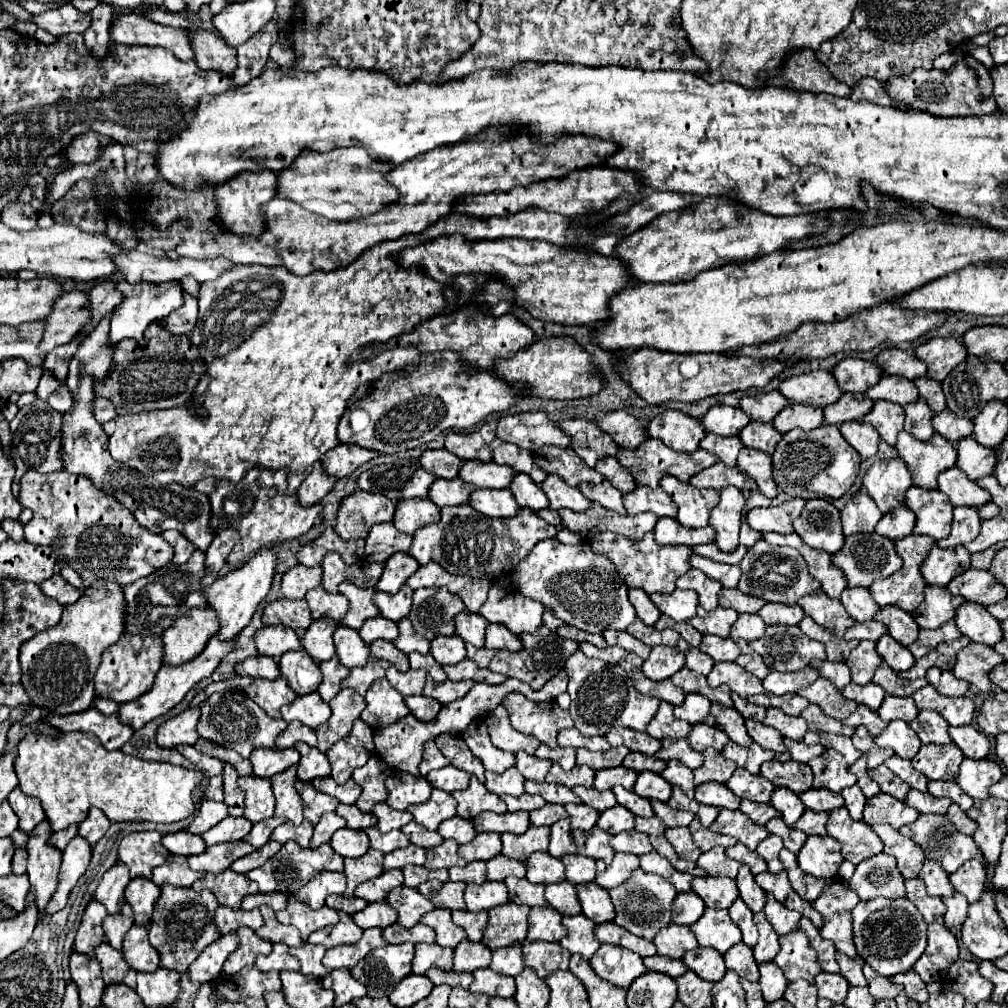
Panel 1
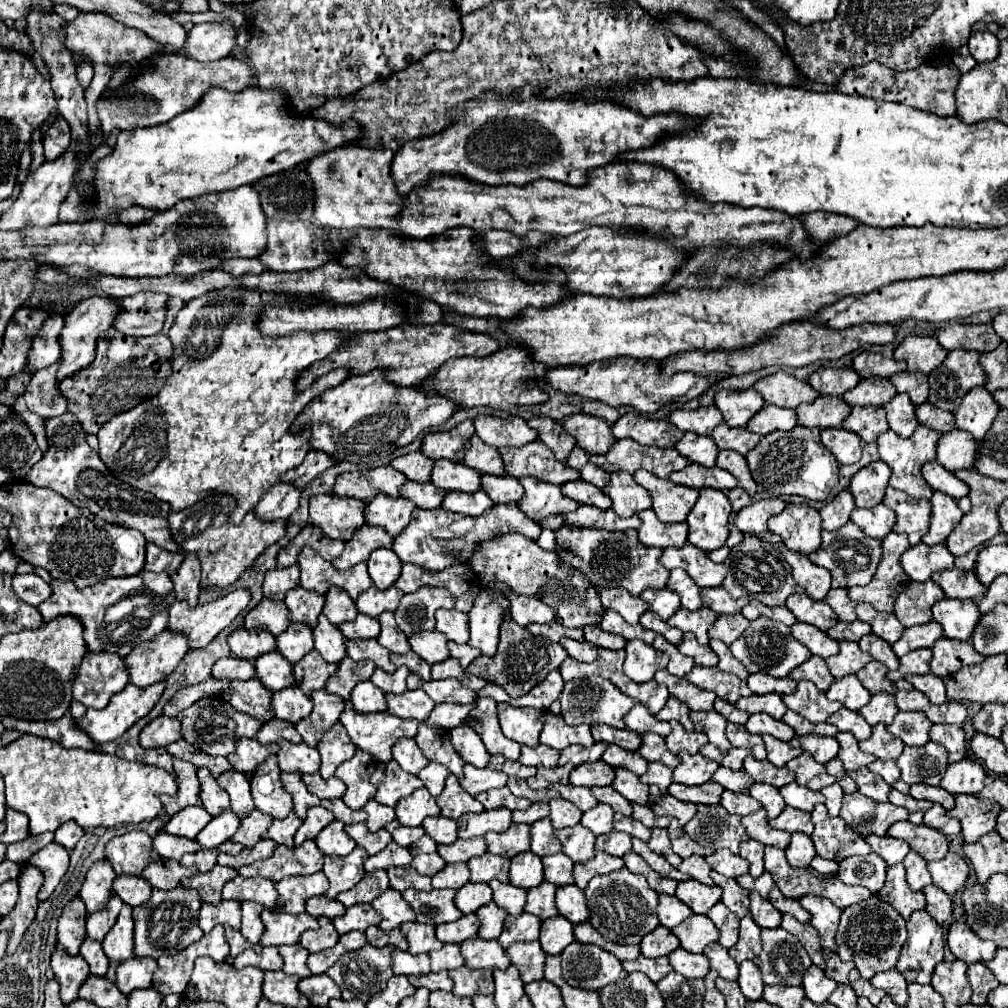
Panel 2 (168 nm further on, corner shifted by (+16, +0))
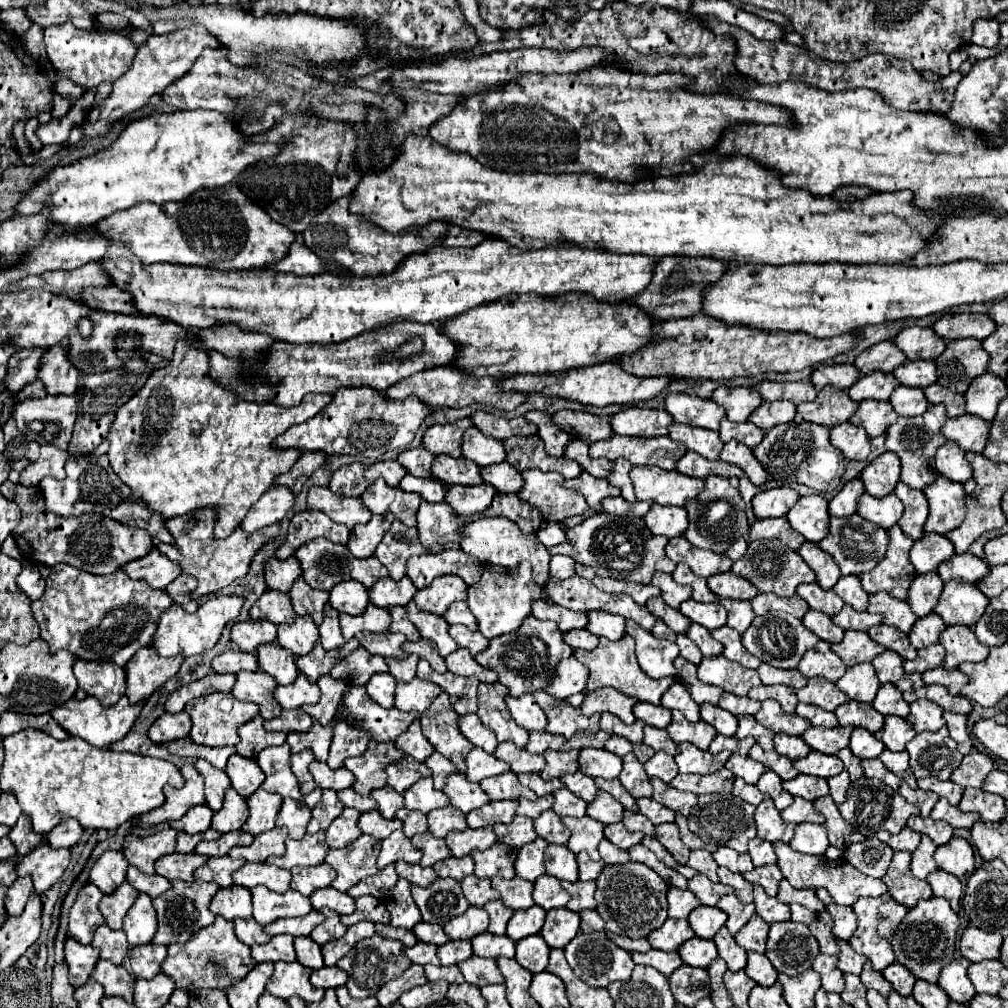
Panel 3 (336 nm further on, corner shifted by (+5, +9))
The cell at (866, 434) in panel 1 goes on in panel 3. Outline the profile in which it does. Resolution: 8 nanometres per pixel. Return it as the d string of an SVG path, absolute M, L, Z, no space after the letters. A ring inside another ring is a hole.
M845 421L831 429L831 443L837 447L845 459L851 461L863 461L869 455L869 437L865 429Z

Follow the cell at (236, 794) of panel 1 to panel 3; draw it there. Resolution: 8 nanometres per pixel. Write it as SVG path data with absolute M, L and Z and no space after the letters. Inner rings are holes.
M199 759L195 761L197 771L203 775L205 779L205 797L207 797L207 807L211 807L213 811L219 811L225 799L225 791L231 787L229 775L221 769L215 769L211 763Z

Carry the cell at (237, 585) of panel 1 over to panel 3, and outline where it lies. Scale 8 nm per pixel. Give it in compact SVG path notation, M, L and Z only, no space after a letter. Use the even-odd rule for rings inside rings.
M231 595L227 599L215 597L215 599L209 599L207 603L203 603L195 613L187 613L187 611L183 611L183 607L171 605L171 609L167 609L163 613L163 617L159 619L159 629L155 633L153 645L157 647L159 655L163 655L163 657L175 657L177 653L191 657L191 655L199 655L207 649L213 649L221 637L223 627L239 615L243 603L245 603L245 597L237 597L237 595Z

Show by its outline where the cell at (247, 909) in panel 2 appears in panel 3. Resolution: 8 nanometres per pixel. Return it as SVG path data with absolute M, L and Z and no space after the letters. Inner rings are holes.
M255 887L251 889L251 893L253 917L259 925L269 925L271 921L277 921L281 917L301 917L303 913L309 913L313 909L309 897L303 897L293 889L287 893L275 893L267 891L265 887Z

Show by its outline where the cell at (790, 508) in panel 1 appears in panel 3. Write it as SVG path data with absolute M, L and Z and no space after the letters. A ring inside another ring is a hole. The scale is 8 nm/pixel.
M791 487L761 491L759 495L753 497L753 513L757 519L783 517L791 509L791 505L795 505L797 499L799 499L799 493Z

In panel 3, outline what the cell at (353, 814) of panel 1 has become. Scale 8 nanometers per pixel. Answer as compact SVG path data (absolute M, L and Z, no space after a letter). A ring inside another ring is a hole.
M349 787L349 789L339 791L337 795L339 795L339 799L343 801L343 805L345 805L345 807L357 807L357 803L359 803L359 799L361 799L361 797L351 789L351 787Z

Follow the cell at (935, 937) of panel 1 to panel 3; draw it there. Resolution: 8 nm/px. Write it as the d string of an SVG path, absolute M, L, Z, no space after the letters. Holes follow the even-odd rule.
M931 897L927 901L919 901L915 909L909 909L905 921L901 921L899 929L891 939L897 961L905 965L917 979L937 983L941 967L947 965L955 955L957 927L959 927L959 917L951 909L949 901L943 901L943 897Z

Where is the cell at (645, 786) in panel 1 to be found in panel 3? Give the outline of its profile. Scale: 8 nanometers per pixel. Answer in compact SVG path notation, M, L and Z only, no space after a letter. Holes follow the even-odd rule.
M627 753L623 757L623 771L619 775L619 781L625 785L625 789L635 797L653 797L653 785L649 775L643 769L643 763L633 753Z

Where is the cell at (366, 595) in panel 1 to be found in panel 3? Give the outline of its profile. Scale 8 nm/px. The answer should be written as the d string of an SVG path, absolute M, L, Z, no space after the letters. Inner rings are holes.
M343 581L329 591L329 605L339 613L359 615L369 605L367 589L363 589L359 581Z

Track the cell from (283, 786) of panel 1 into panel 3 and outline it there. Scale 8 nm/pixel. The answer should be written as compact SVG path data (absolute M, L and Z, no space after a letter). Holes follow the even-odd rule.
M283 743L279 747L267 747L257 755L257 765L265 773L263 789L267 793L279 793L281 797L291 797L295 801L301 801L303 795L299 791L299 783L289 769L289 745Z

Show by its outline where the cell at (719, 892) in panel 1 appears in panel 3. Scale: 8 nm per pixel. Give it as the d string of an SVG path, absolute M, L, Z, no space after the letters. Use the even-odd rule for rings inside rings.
M695 875L693 879L689 879L689 891L703 903L703 905L715 905L719 901L719 897L735 893L735 889L731 885L723 885L723 883L711 883L709 877L705 875Z

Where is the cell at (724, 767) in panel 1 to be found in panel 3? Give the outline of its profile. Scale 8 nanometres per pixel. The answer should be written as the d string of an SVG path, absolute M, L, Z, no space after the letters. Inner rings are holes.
M691 743L679 745L679 755L675 757L675 763L679 765L679 773L697 773L697 775L709 775L719 771L731 753L721 751L717 755L709 751L701 751Z

